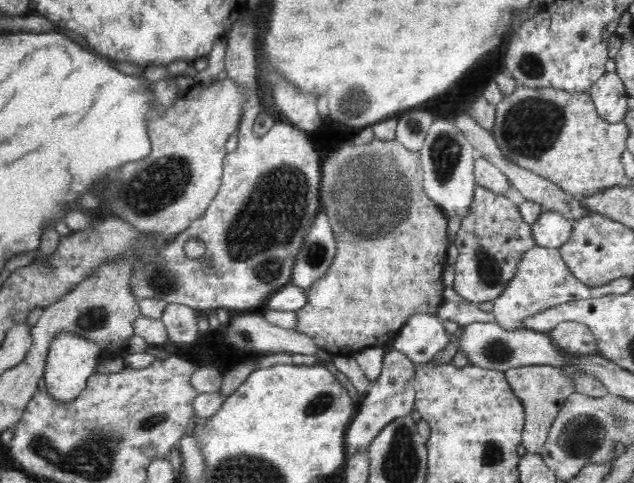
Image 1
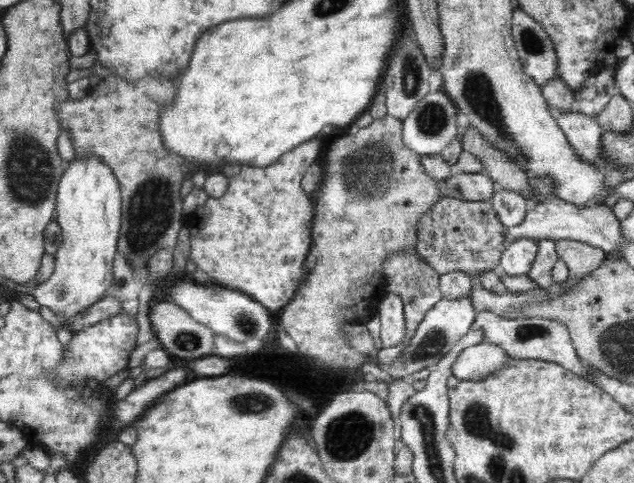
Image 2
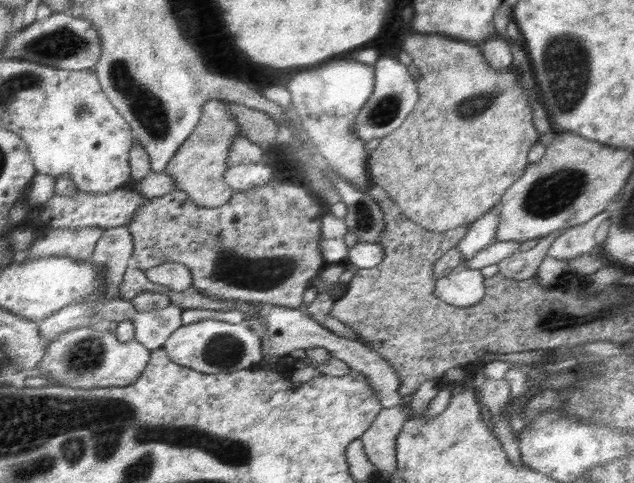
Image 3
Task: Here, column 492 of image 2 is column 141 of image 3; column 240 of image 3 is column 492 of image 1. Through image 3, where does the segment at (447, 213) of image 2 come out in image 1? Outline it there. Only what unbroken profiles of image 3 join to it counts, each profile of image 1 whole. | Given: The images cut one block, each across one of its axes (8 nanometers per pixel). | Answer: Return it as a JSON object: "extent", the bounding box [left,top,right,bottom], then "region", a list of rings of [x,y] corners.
{"extent":[453,185,536,304],"region":[[[480,185],[474,190],[470,212],[462,218],[454,243],[458,258],[453,264],[456,274],[453,289],[474,304],[499,298],[516,275],[524,252],[536,246],[532,225],[522,218],[519,205]]]}

